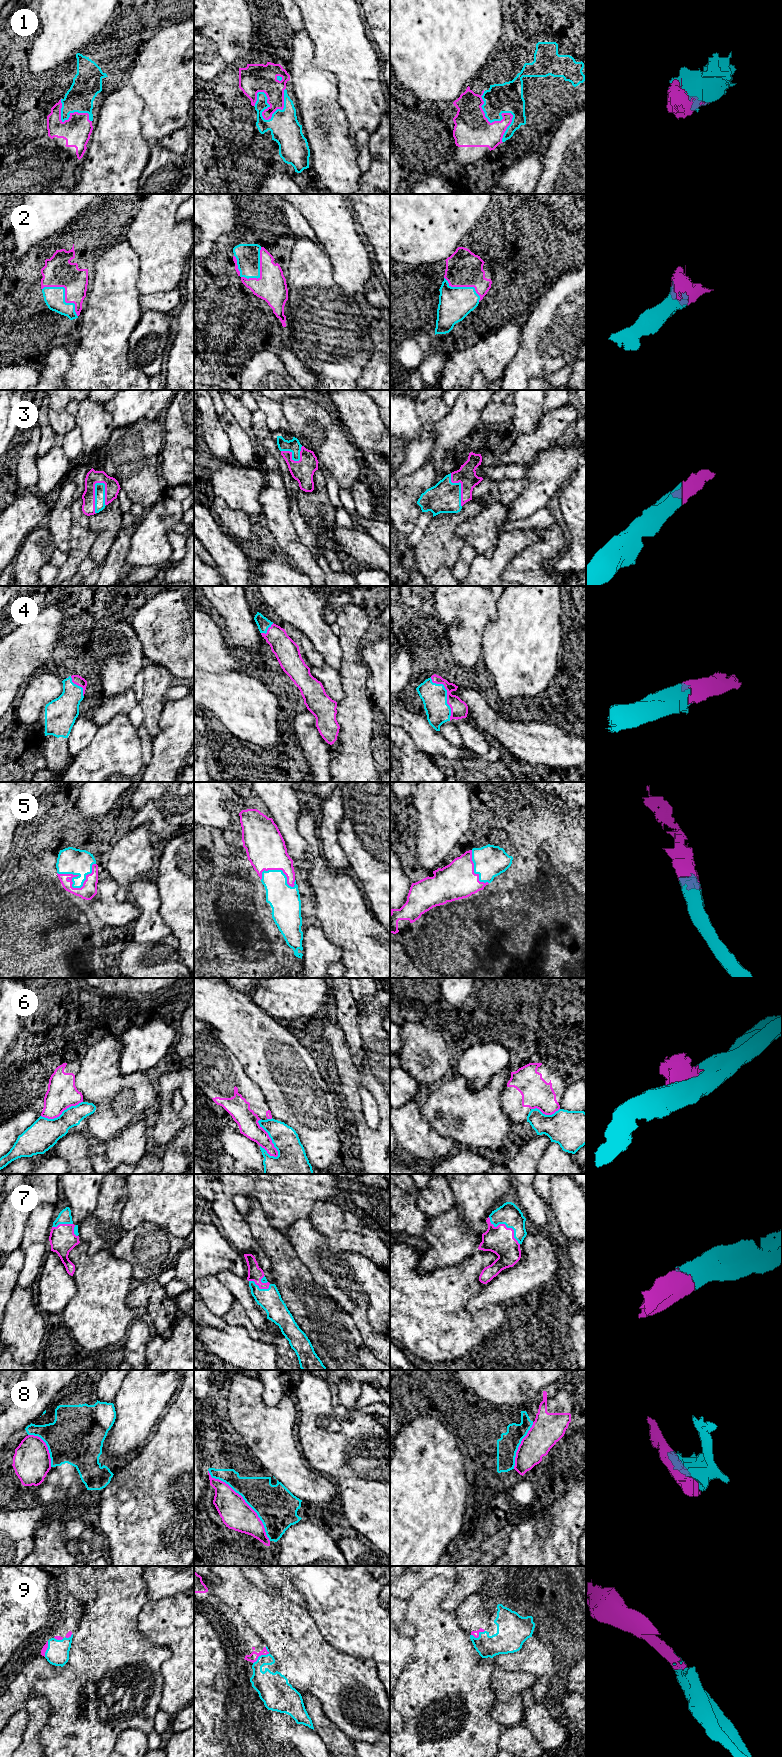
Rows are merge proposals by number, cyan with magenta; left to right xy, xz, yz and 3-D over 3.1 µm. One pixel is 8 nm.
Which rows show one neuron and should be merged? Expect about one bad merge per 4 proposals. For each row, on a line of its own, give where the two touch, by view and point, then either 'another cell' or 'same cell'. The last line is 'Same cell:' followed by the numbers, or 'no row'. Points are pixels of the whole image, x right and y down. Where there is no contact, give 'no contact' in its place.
1: meets cyan in xz at (284, 107); same cell
2: meets cyan in xz at (259, 271); same cell
3: meets cyan in xy at (95, 495); same cell
4: meets cyan in yz at (446, 695); same cell
5: meets cyan in xy at (75, 887); same cell
6: meets cyan in xz at (270, 1137); another cell
7: meets cyan in yz at (507, 1227); same cell
8: meets cyan in xz at (244, 1499); another cell
9: meets cyan in xz at (262, 1655); same cell
Same cell: 1, 2, 3, 4, 5, 7, 9

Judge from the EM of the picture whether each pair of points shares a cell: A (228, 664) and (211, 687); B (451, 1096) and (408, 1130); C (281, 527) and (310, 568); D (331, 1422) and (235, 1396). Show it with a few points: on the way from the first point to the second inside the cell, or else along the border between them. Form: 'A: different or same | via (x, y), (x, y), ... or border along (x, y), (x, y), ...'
A: different | border along (204, 669), (214, 673), (236, 671)
B: different | border along (419, 1105), (421, 1115), (439, 1135)
C: same | via (286, 537), (287, 541), (301, 558)
D: different | border along (292, 1395), (298, 1409)

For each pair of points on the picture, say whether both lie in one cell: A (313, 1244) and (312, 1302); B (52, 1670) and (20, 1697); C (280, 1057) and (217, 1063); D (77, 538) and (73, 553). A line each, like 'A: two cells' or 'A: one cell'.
A: two cells
B: one cell
C: two cells
D: one cell

